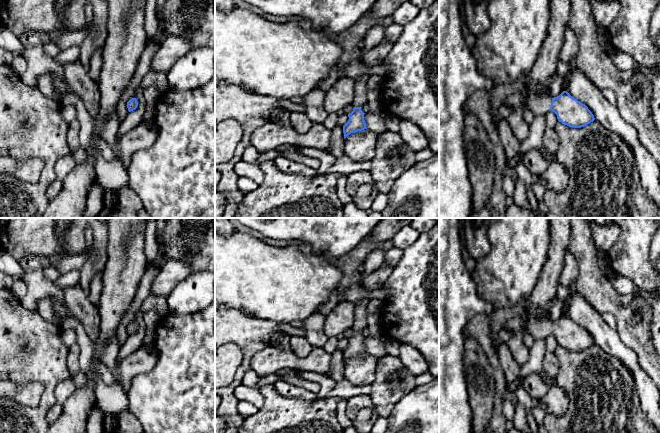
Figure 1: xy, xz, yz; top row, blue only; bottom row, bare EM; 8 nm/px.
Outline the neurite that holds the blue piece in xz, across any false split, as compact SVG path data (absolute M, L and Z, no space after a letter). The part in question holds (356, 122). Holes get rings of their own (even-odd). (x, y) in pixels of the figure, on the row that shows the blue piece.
M364 74L356 79L354 88L354 101L352 103L353 111L348 114L349 120L343 126L344 139L351 133L367 129L364 120L364 112L361 107L367 103L365 91L368 86L368 79L370 75Z

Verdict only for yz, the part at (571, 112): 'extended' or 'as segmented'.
extended

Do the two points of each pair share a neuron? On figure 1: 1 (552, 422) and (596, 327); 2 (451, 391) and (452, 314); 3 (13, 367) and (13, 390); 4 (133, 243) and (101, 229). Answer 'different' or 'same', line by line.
1: different
2: same
3: different
4: different

